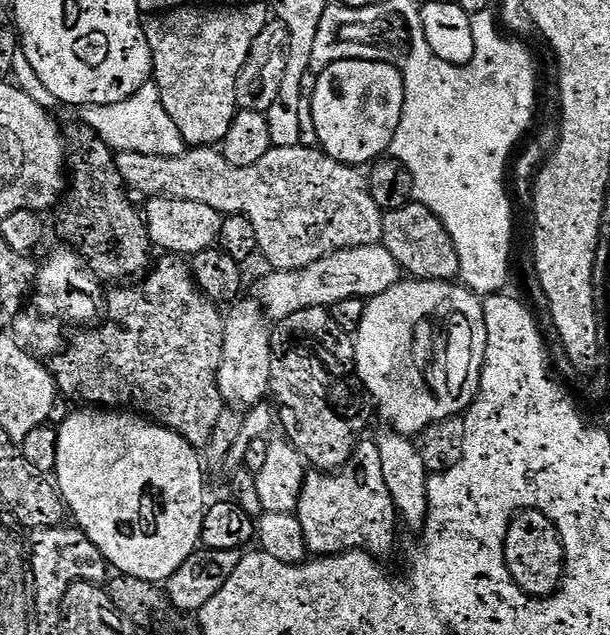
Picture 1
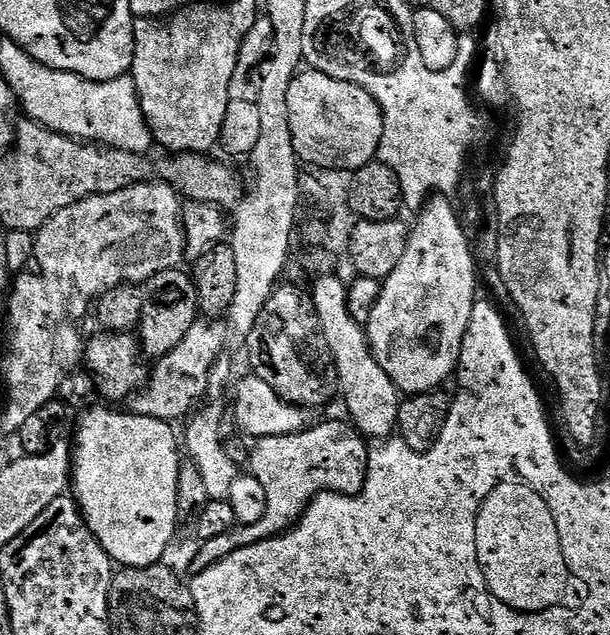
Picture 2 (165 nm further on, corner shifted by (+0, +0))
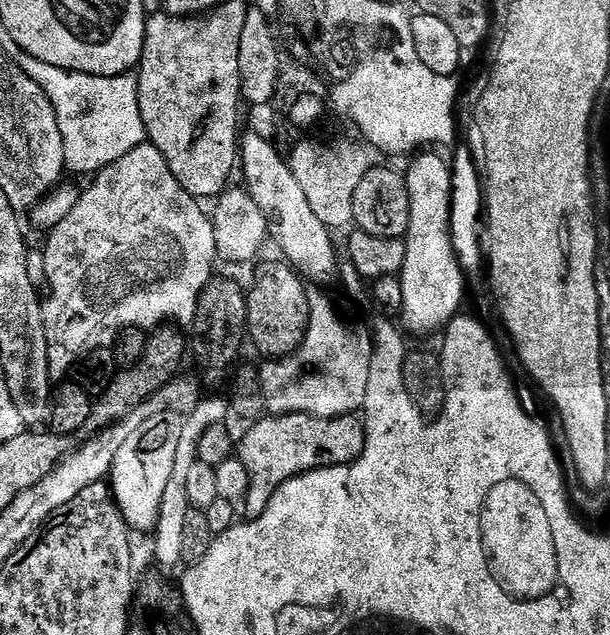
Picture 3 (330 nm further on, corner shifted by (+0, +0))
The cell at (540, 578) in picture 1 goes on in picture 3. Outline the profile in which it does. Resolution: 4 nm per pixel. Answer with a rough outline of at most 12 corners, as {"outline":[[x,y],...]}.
{"outline":[[526,484],[491,488],[480,537],[513,599],[559,585],[554,520]]}

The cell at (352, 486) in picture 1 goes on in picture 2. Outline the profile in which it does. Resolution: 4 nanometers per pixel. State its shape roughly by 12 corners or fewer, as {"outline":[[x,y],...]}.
{"outline":[[328,420],[255,441],[266,514],[203,541],[197,569],[287,532],[323,492],[357,496],[365,437]]}

